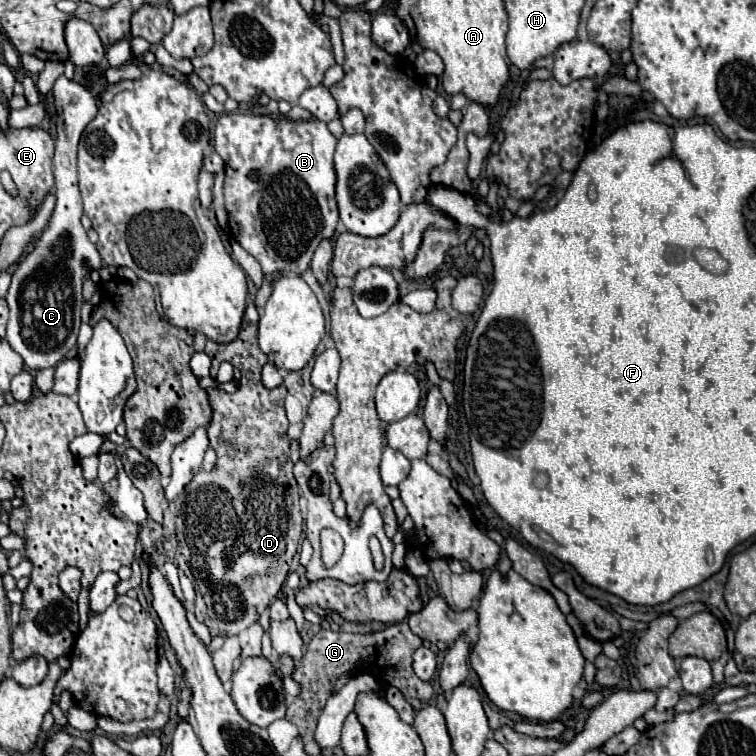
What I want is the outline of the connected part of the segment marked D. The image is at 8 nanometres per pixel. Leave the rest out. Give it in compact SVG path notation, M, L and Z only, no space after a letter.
M253 304L247 306L245 310L245 316L243 316L243 324L241 324L241 332L239 336L229 342L229 344L217 344L213 340L207 340L205 344L205 354L211 358L211 378L217 378L217 368L221 362L231 362L239 372L241 372L241 386L239 386L239 392L233 392L233 394L227 394L219 388L207 388L207 398L209 398L209 404L213 408L213 420L207 428L207 434L209 434L209 444L211 448L217 452L217 468L213 468L211 472L199 472L193 482L179 494L179 498L175 500L175 528L177 528L177 540L179 540L179 546L177 546L177 560L185 560L187 564L187 570L189 570L189 576L191 580L195 582L197 590L197 602L195 602L195 616L199 622L203 622L203 600L207 604L207 616L209 620L205 620L205 626L209 628L211 636L231 636L231 634L239 634L241 630L249 628L251 624L255 624L261 616L261 612L271 604L271 600L279 594L287 574L289 574L289 564L297 552L297 544L299 544L299 538L301 538L301 520L299 520L299 494L297 494L297 482L291 474L285 474L283 470L283 462L287 462L287 456L289 456L289 448L287 448L287 418L285 418L285 408L283 408L283 400L287 396L287 388L285 386L277 386L273 390L265 388L263 382L261 382L261 368L267 364L267 356L261 352L261 348L257 346L257 322L259 322L259 312Z

